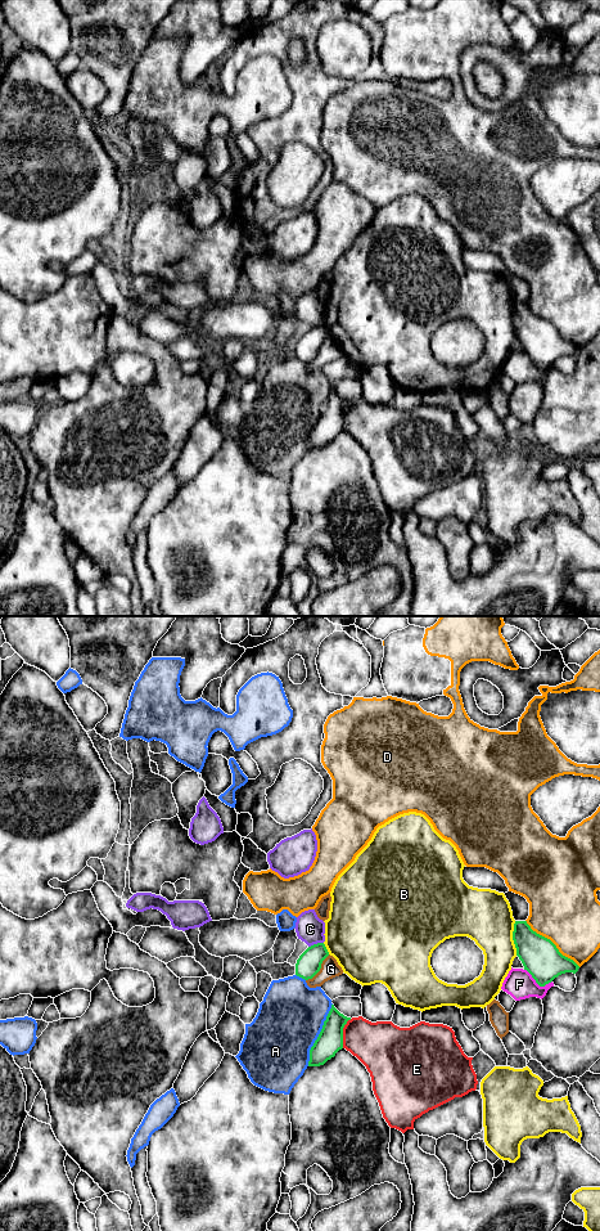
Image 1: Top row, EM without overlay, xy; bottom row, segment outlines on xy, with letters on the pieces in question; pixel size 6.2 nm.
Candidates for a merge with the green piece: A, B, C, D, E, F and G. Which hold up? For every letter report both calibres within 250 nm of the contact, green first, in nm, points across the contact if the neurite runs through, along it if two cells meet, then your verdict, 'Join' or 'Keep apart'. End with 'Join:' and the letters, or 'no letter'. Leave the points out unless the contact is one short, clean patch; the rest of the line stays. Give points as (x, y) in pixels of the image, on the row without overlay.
A: Thickness 160 nm (green) against 420 nm. Keep apart
B: Thickness 240 nm (green) against 340 nm. Keep apart
C: Thickness 150 nm (green) against 180 nm. Boundary: xy (323, 324), (308, 329). Keep apart
D: Thickness 240 nm (green) against 440 nm. Keep apart
E: Thickness 160 nm (green) against 300 nm. Keep apart
F: Thickness 240 nm (green) against 180 nm. Keep apart
G: Thickness 150 nm (green) against 120 nm. Keep apart
Join: no letter

